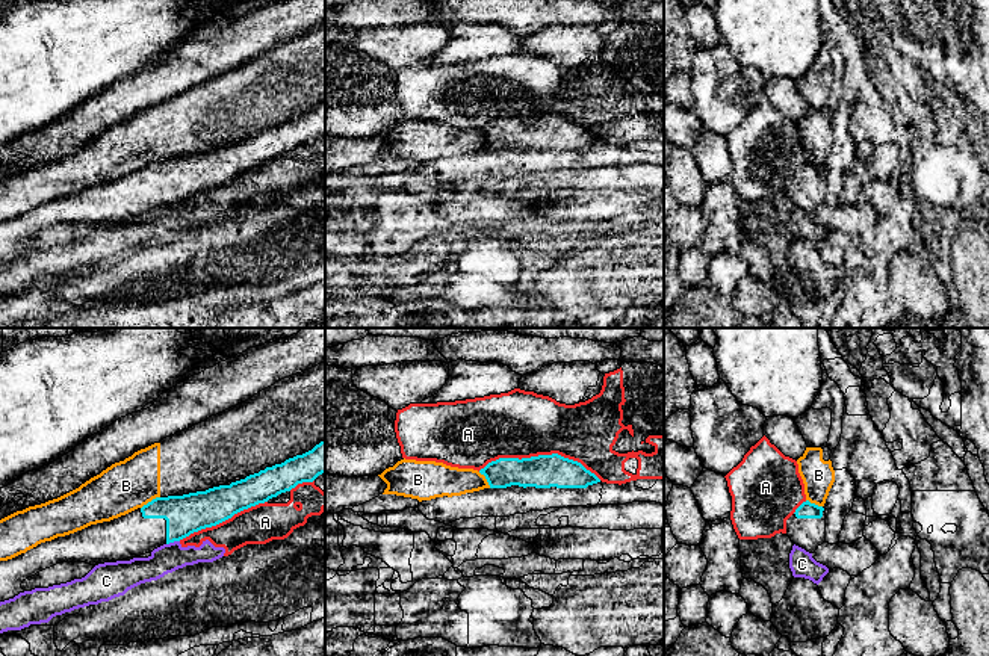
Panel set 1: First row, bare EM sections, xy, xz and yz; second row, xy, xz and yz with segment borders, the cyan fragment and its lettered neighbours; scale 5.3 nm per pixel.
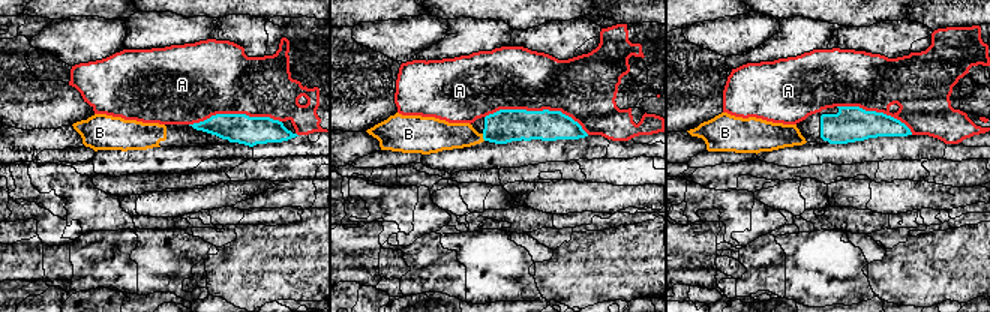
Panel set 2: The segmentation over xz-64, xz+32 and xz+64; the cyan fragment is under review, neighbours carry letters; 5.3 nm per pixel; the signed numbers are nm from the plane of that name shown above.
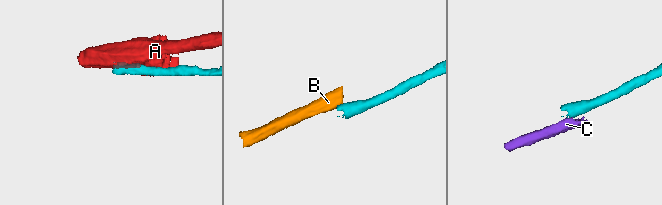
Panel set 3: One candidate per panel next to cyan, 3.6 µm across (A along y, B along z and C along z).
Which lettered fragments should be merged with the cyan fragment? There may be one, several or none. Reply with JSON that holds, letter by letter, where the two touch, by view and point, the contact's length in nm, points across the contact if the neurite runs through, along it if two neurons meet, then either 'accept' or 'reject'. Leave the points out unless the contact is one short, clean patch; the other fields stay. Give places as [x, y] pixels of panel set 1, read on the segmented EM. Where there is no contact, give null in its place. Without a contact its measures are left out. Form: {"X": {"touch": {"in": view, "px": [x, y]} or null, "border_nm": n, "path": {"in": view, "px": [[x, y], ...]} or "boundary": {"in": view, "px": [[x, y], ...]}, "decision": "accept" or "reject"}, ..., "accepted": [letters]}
{"A": {"touch": {"in": "xz", "px": [540, 455]}, "border_nm": 650, "decision": "reject"}, "B": {"touch": {"in": "xy", "px": [151, 501]}, "border_nm": 120, "boundary": {"in": "xy", "px": [[159, 496], [141, 508]]}, "decision": "reject"}, "C": {"touch": {"in": "xy", "px": [173, 541]}, "border_nm": 80, "boundary": {"in": "xy", "px": [[179, 540], [167, 544]]}, "decision": "reject"}, "accepted": []}

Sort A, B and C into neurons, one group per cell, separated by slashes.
A / B / C

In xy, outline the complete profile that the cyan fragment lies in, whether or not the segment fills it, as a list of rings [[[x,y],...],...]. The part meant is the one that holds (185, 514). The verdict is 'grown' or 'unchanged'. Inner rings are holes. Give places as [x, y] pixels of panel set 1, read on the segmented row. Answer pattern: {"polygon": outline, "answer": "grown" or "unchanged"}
{"polygon": [[[325,440],[302,455],[230,485],[156,497],[110,521],[41,543],[26,553],[0,561],[0,602],[24,593],[21,583],[26,579],[56,564],[86,562],[95,567],[150,553],[265,503],[298,484],[313,482],[322,473],[325,473]]], "answer": "grown"}

